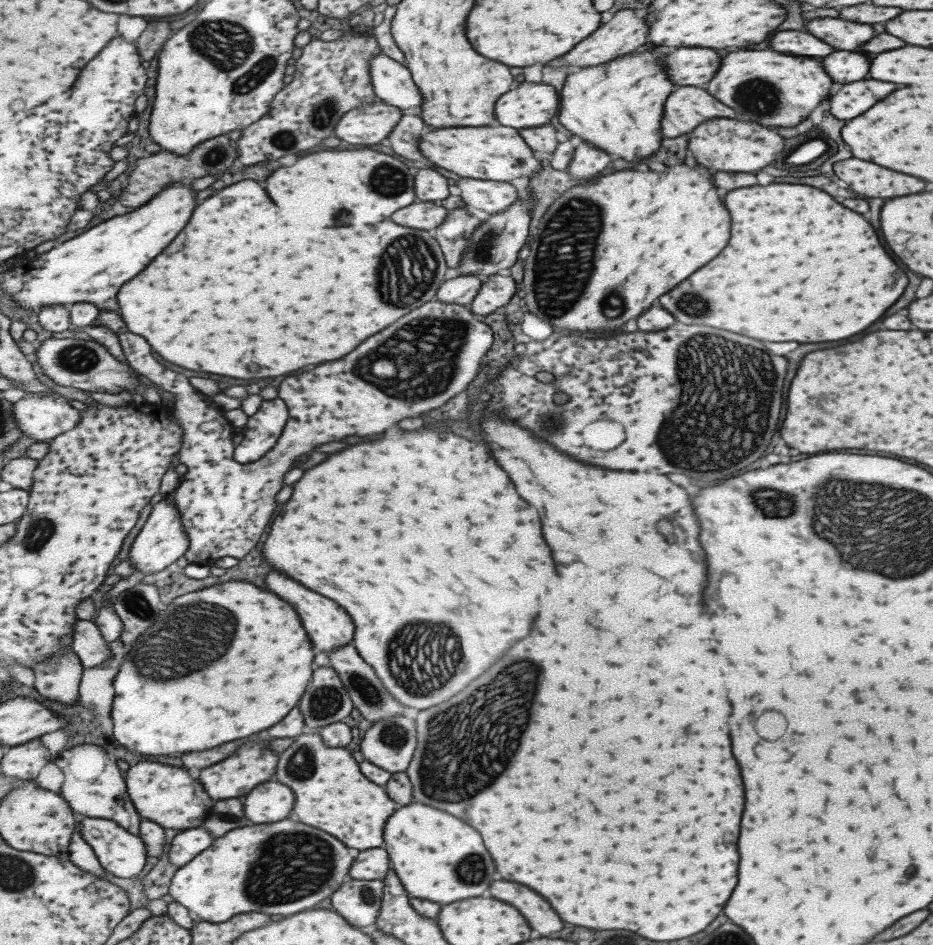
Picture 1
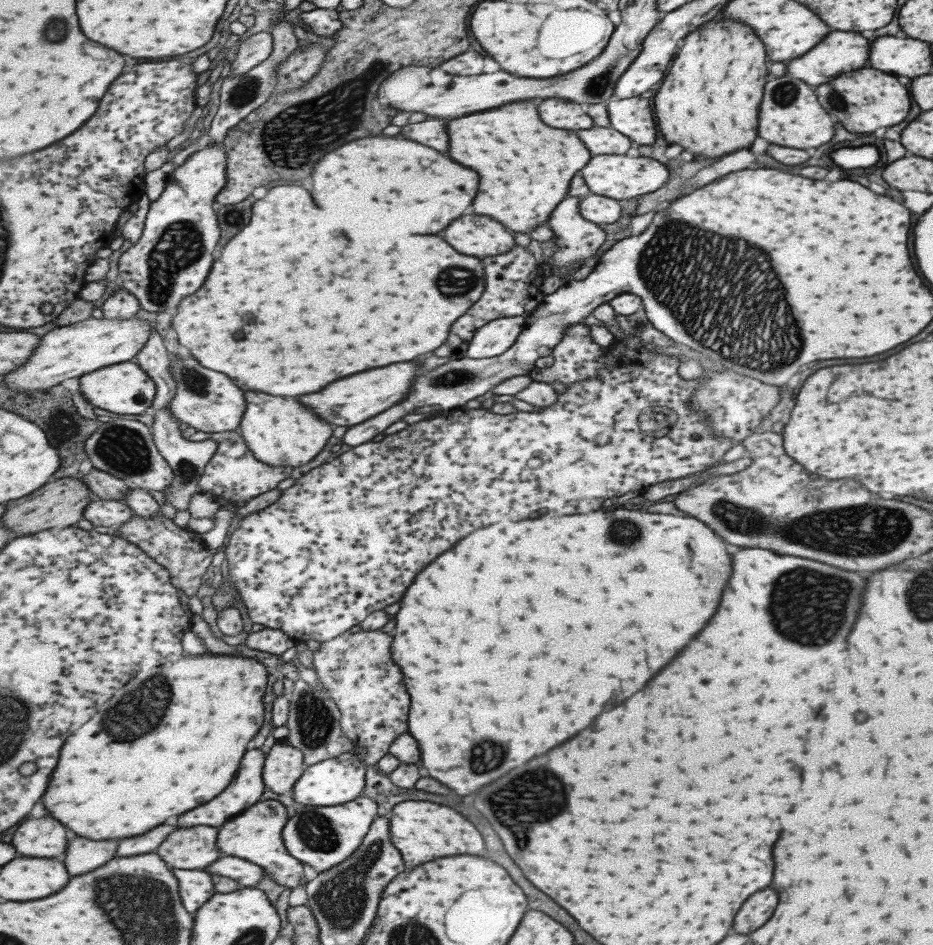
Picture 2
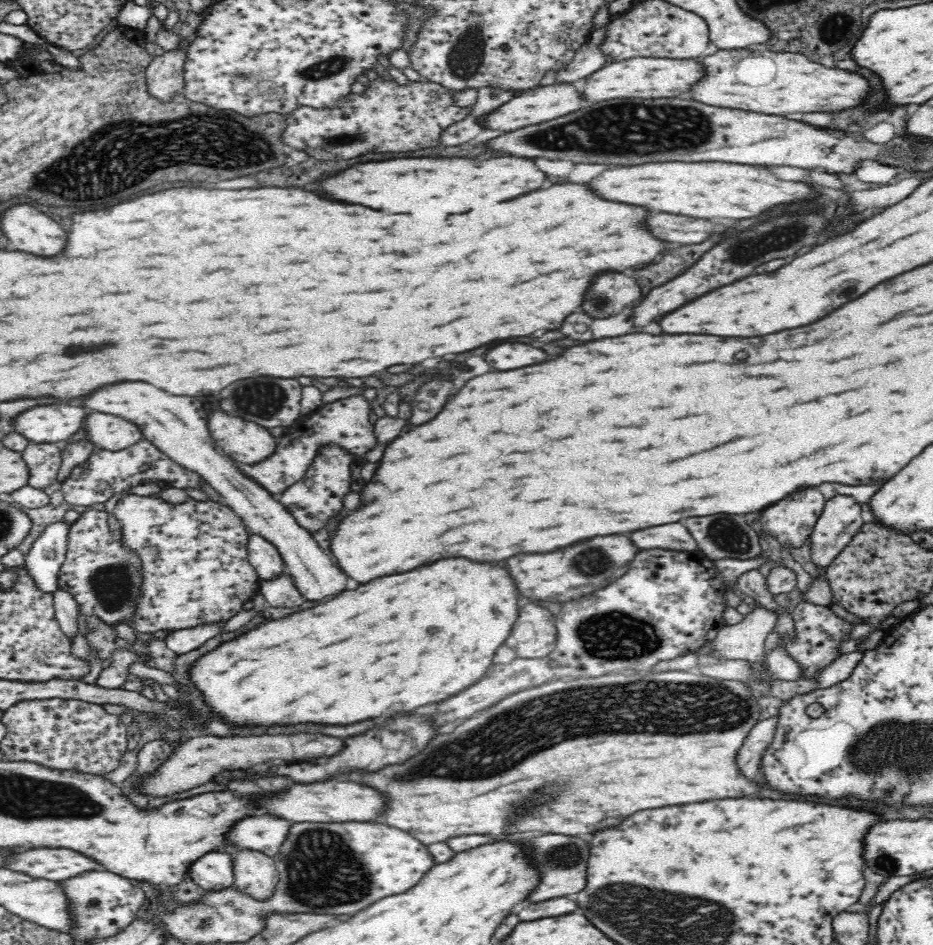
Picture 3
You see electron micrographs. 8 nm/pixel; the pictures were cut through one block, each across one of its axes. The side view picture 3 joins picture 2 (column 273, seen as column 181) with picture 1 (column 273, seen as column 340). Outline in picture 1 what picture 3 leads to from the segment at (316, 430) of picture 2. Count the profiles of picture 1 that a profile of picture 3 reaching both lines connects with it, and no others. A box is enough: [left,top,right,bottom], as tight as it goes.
[267,570,355,654]

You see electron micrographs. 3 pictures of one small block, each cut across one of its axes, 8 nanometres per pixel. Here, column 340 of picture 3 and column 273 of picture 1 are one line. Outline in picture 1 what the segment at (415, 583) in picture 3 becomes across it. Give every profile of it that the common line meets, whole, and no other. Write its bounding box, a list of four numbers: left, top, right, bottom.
[111,582,315,756]

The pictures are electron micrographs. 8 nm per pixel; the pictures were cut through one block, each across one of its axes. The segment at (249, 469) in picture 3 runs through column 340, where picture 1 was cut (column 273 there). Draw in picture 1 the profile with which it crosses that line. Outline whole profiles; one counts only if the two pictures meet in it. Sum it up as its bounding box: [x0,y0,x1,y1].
[235,398,291,464]

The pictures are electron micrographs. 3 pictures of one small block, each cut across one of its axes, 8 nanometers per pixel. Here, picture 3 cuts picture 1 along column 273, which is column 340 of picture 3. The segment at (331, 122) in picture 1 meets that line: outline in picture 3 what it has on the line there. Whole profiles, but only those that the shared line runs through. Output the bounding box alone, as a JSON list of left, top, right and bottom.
[282,76,470,160]

